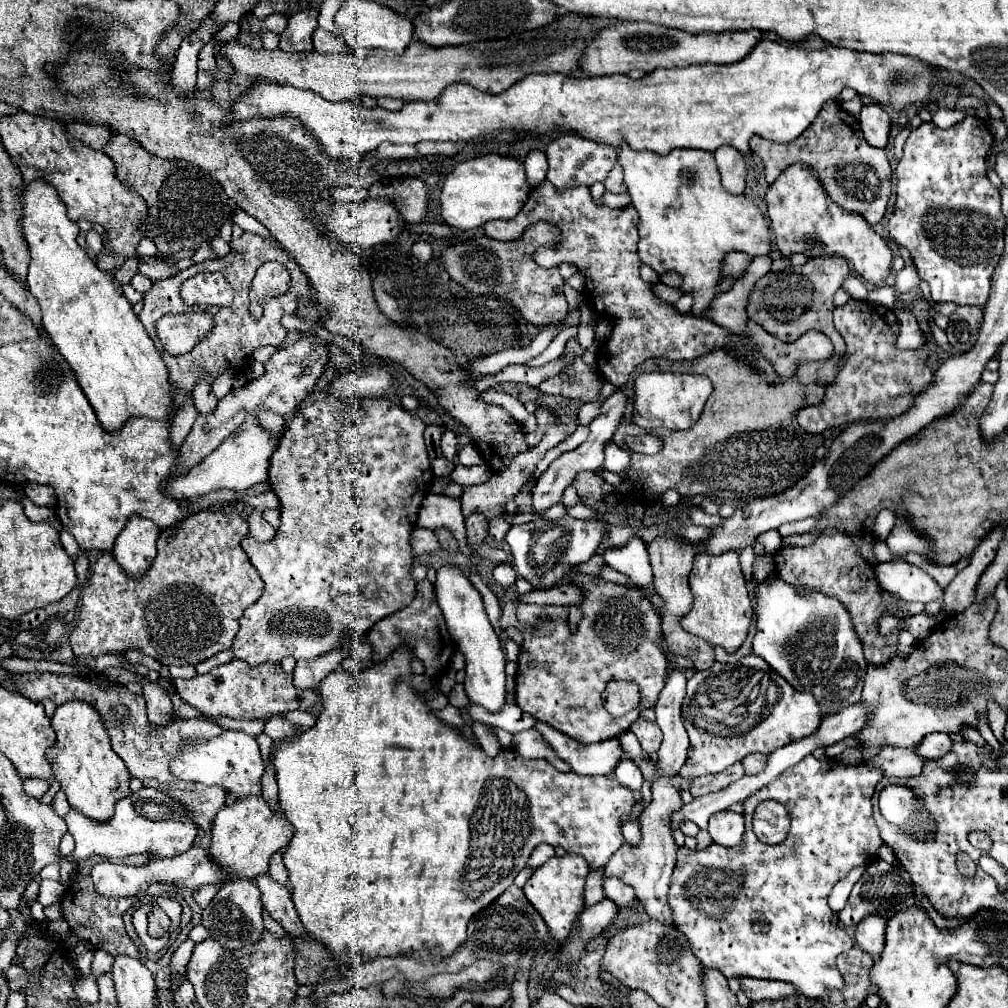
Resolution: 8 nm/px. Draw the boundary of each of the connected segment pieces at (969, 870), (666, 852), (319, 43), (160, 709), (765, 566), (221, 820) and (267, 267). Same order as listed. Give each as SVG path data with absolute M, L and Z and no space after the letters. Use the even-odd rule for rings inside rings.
M960 853L960 855L958 855L958 869L960 869L960 873L962 873L964 877L972 877L972 875L976 873L976 863L974 863L968 855Z
M652 781L652 805L640 815L640 823L642 823L642 841L636 847L630 847L628 843L622 845L608 861L608 865L604 867L604 875L602 879L608 877L618 877L624 883L632 885L640 903L644 905L644 909L648 911L648 915L652 919L658 921L672 921L670 915L670 907L666 903L666 895L668 895L668 883L670 883L670 875L676 869L676 853L678 853L678 845L670 833L670 829L666 827L668 817L682 807L682 799L676 787L672 787L668 781Z
M320 27L314 31L312 41L314 41L314 51L318 51L318 53L344 53L346 51L346 45L340 37L336 37L330 31L324 31Z
M142 683L142 689L144 689L144 699L146 699L146 705L148 705L148 721L152 727L164 727L164 725L170 725L176 715L174 715L174 707L172 707L172 701L168 697L168 693L158 685L158 683Z
M766 555L764 559L756 559L752 565L752 577L750 579L758 583L770 573L770 569L772 569L772 555Z
M242 797L218 809L212 821L210 855L232 873L232 879L256 879L268 871L270 857L286 847L294 835L292 823L282 811L274 811L264 797Z
M264 263L256 271L256 277L252 281L249 311L252 311L254 317L261 317L263 307L260 302L288 293L288 285L290 285L290 275L282 263Z

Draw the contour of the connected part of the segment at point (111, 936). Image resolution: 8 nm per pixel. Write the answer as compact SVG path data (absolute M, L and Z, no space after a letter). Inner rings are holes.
M80 863L70 885L68 885L68 891L62 899L62 913L64 913L64 919L68 921L70 929L76 929L76 933L88 941L88 945L92 945L94 949L106 949L110 955L130 955L130 957L136 957L141 960L154 975L154 981L156 981L156 987L158 989L170 990L170 959L172 959L172 953L186 940L188 939L188 933L193 927L196 927L200 921L202 921L202 909L200 905L192 899L192 889L180 889L180 895L186 899L186 903L192 907L192 919L185 930L182 930L178 935L178 938L168 948L164 957L157 961L151 961L145 958L141 953L138 953L136 945L128 939L126 935L126 929L124 929L124 921L122 921L122 913L128 911L132 907L132 903L136 901L136 897L124 897L124 899L110 899L110 897L104 897L100 893L96 893L94 885L92 885L92 879L90 879L90 867L86 863Z

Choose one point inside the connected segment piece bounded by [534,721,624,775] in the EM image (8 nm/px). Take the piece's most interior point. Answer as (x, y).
(600, 758)

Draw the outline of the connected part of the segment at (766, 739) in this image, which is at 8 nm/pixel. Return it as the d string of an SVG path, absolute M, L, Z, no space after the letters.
M746 655L736 663L714 663L706 671L696 671L688 679L688 691L682 703L682 721L690 737L692 755L680 769L684 779L694 779L708 773L720 773L726 767L742 761L748 753L772 753L796 739L812 735L820 725L820 709L810 693L798 693L784 681L762 657Z

